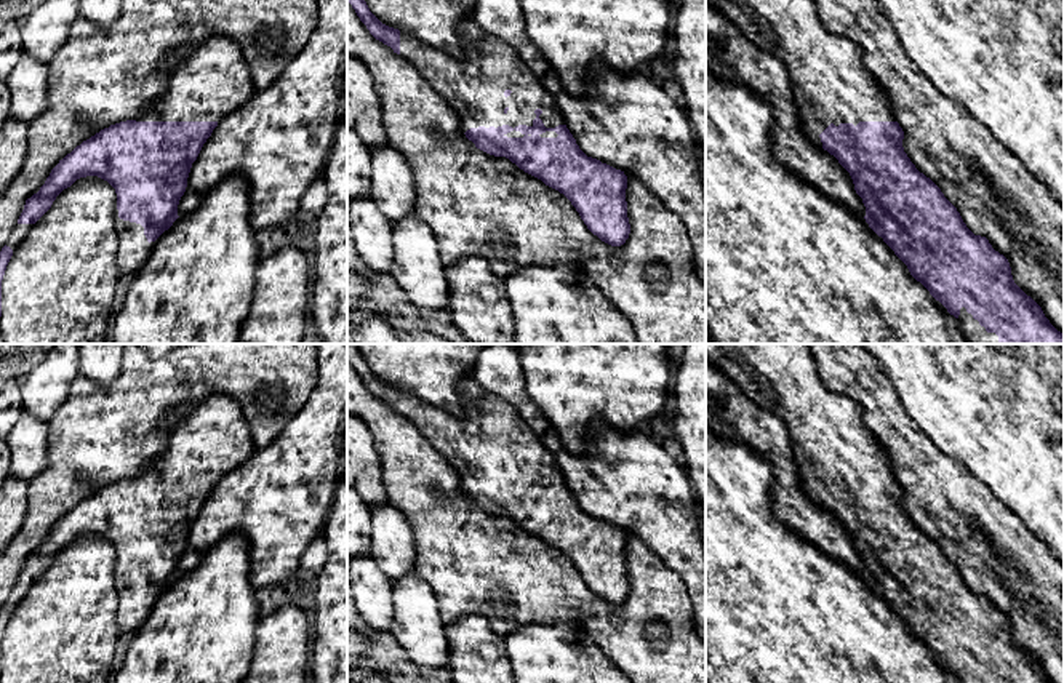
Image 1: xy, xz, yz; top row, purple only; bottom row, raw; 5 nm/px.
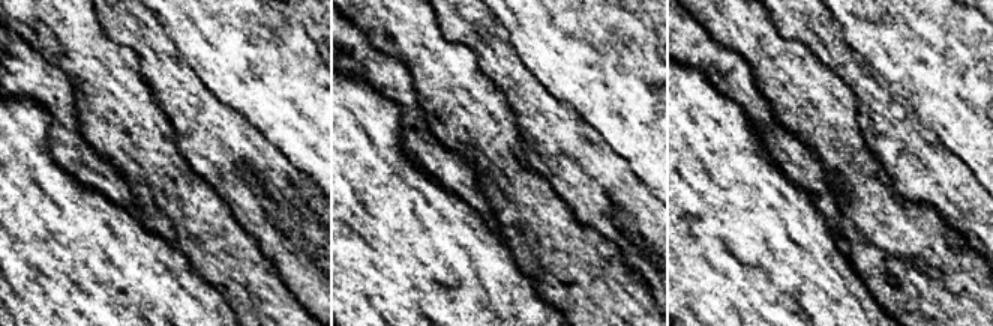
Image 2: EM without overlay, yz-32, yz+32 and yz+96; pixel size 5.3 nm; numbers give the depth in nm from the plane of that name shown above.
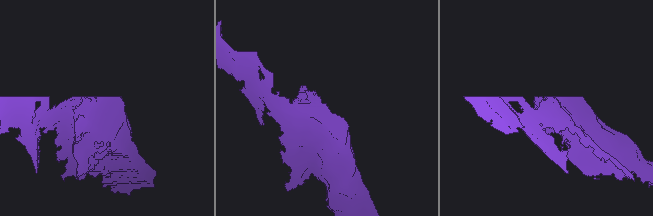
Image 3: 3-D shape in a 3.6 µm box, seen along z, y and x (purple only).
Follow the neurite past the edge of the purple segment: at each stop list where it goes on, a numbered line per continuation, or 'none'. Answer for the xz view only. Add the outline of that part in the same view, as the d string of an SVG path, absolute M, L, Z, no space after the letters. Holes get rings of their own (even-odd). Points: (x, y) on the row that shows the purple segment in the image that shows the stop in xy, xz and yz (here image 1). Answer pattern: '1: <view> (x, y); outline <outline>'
1: xz (474, 85); outline M400 30L400 56L450 104L462 133L478 126L533 126L536 109L542 110L539 118L546 128L565 125L555 99L515 53L496 56L466 46L466 53L458 58Z

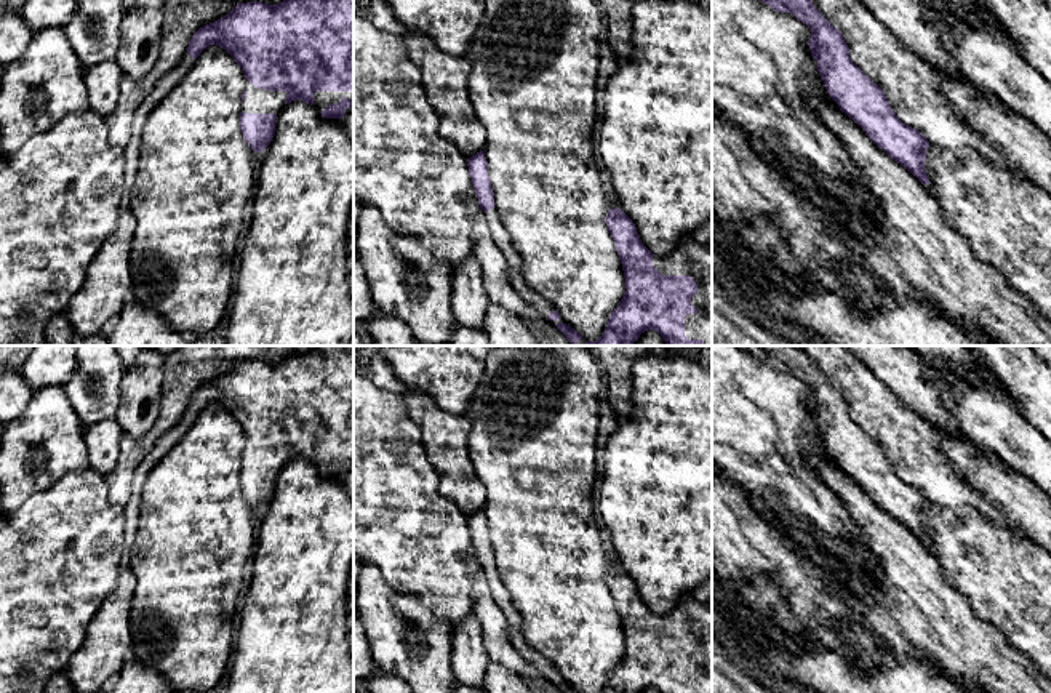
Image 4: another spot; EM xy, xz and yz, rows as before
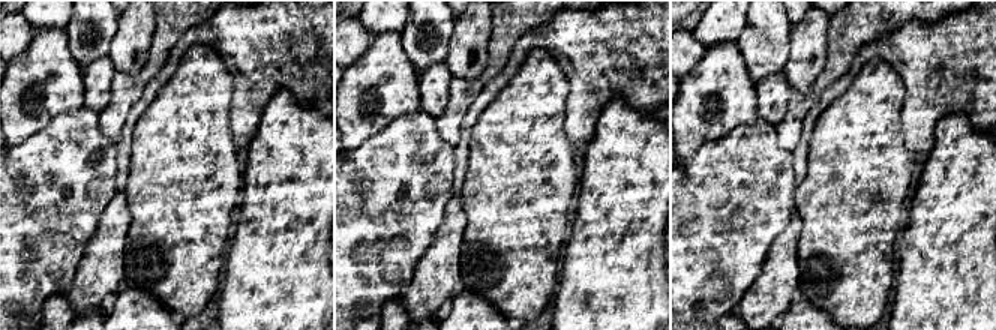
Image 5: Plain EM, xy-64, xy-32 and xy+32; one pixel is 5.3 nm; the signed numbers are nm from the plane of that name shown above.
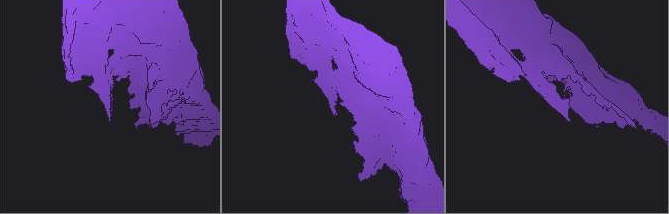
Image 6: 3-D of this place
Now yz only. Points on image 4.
none

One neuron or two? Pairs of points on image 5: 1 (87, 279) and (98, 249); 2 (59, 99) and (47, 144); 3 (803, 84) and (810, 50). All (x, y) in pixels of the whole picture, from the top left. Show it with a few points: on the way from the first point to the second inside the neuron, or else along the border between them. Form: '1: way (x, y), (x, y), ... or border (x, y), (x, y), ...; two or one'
1: way (95, 272), (98, 269), (98, 257); one
2: border (83, 104), (54, 116), (27, 138); two
3: way (803, 75), (803, 66), (807, 59); one

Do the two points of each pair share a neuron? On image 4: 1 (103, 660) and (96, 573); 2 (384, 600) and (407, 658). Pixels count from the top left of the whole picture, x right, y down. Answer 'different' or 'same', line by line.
1: different
2: same

